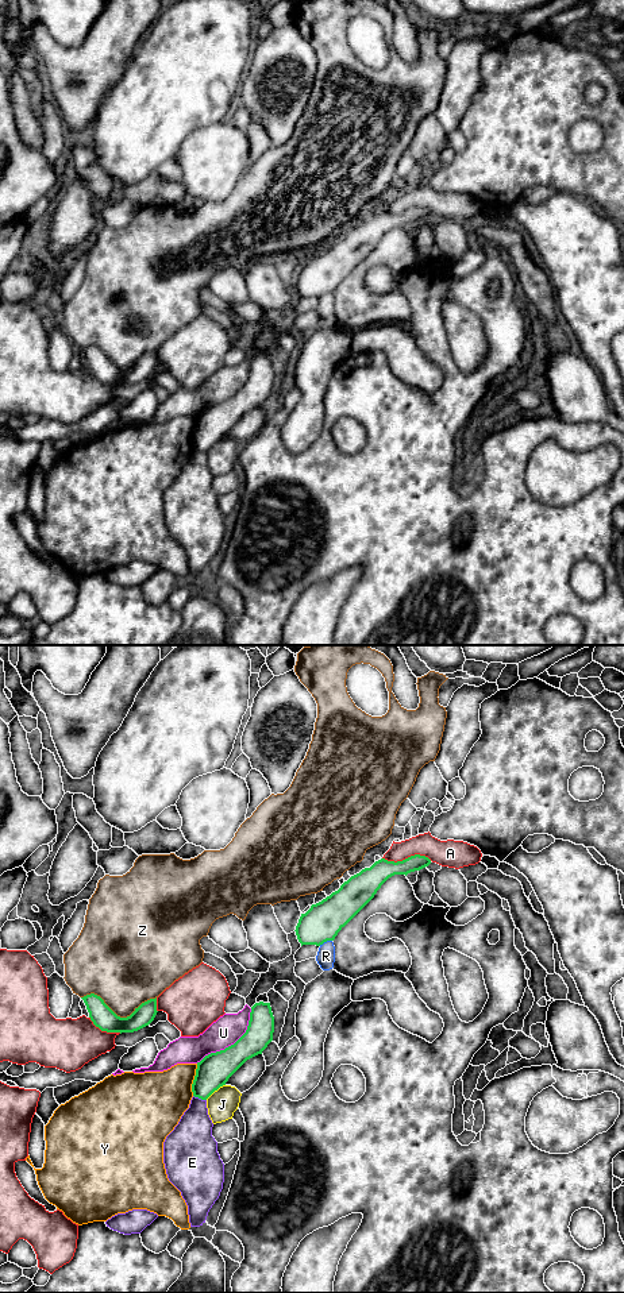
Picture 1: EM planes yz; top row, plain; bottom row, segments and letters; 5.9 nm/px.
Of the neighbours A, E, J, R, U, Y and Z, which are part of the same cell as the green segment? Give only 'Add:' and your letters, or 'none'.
Add: none

